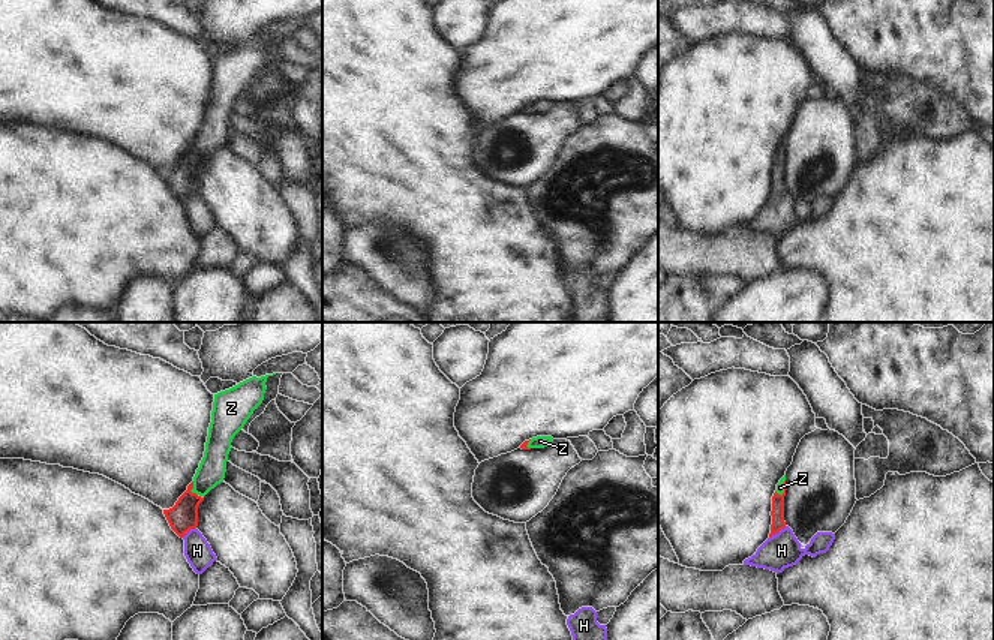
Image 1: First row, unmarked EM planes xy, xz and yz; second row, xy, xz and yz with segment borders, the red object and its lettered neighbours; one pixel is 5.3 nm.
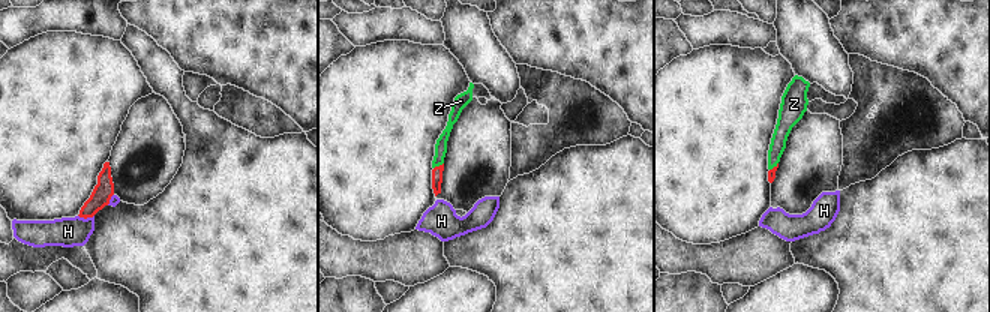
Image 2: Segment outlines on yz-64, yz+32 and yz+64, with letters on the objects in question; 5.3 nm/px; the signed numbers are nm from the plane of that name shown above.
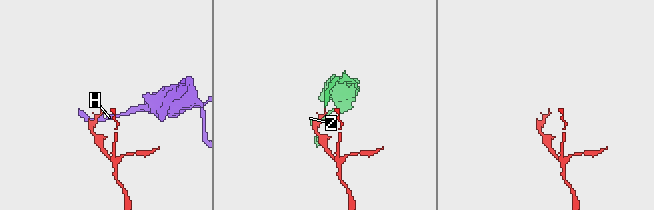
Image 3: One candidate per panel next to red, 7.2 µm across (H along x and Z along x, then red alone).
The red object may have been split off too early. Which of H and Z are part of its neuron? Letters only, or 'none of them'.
Z

